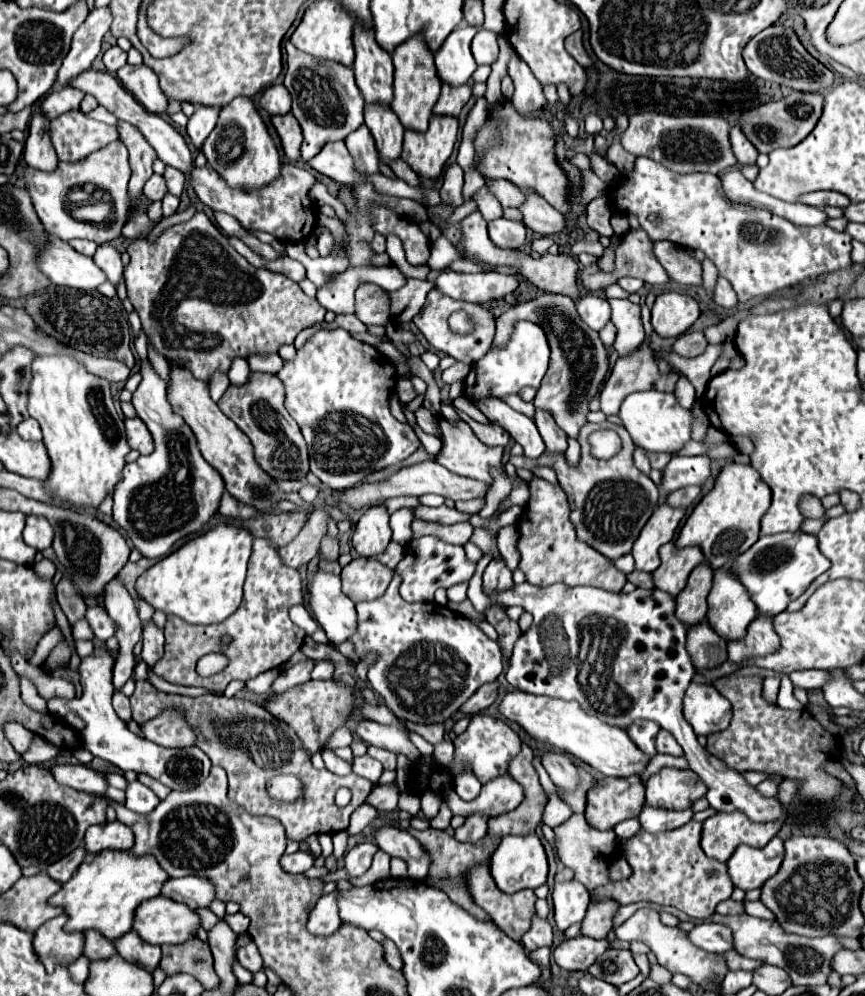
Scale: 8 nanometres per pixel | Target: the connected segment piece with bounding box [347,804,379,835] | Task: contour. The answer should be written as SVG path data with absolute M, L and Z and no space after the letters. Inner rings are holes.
M363 804L358 807L351 815L351 823L349 823L349 827L347 827L347 831L349 831L349 835L357 835L357 833L361 833L375 817L379 815L378 811L368 805Z

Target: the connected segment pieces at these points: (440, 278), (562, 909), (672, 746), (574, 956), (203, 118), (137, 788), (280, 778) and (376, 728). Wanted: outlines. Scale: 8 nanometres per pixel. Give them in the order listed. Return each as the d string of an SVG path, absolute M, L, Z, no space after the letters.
M439 273L435 279L435 287L443 291L443 295L459 301L485 303L491 299L505 297L517 289L519 281L515 275L501 273Z
M579 881L555 883L553 887L553 905L555 905L555 923L559 931L575 923L583 923L589 907L589 891Z
M659 731L657 739L655 739L655 747L657 747L657 753L683 755L683 749L675 743L675 739L671 737L671 733L667 733L667 731Z
M579 935L575 939L565 939L555 951L553 959L561 969L567 971L587 971L599 955L603 955L607 949L611 949L607 939L591 939L585 935Z
M203 105L195 107L195 113L189 117L187 123L187 133L197 147L201 147L203 141L209 137L209 133L215 129L219 111L221 111L219 107L203 107Z
M131 781L125 789L125 805L137 813L149 813L157 807L159 797L139 781Z
M277 775L269 779L267 795L279 803L289 803L303 797L303 783L295 775Z
M359 721L353 729L353 735L357 735L367 745L375 745L375 747L381 747L381 749L387 749L393 753L403 753L411 761L415 761L419 757L419 751L407 739L407 733L397 727L385 727L385 725L373 723L373 721Z

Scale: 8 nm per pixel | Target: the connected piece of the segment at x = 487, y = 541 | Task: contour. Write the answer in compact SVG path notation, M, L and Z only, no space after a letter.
M487 527L475 529L471 535L471 543L475 543L483 553L489 553L493 559L501 559L499 549L497 549L497 535L491 529Z

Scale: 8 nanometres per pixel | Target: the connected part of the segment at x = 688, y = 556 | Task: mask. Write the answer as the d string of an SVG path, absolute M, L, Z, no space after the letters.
M673 541L665 543L659 549L659 555L661 555L661 567L653 571L655 587L671 595L683 591L693 567L705 559L699 547L677 547Z

